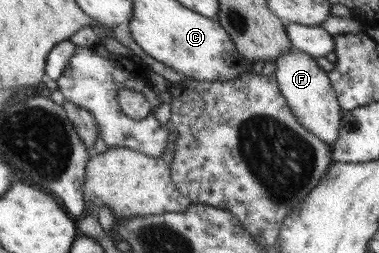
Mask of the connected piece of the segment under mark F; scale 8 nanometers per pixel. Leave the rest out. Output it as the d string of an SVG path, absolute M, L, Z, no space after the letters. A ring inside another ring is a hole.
M294 48L280 56L274 63L277 65L277 69L272 74L278 82L281 94L293 111L296 121L324 144L332 146L340 135L339 127L342 123L343 110L339 106L328 72L317 64L313 56Z

